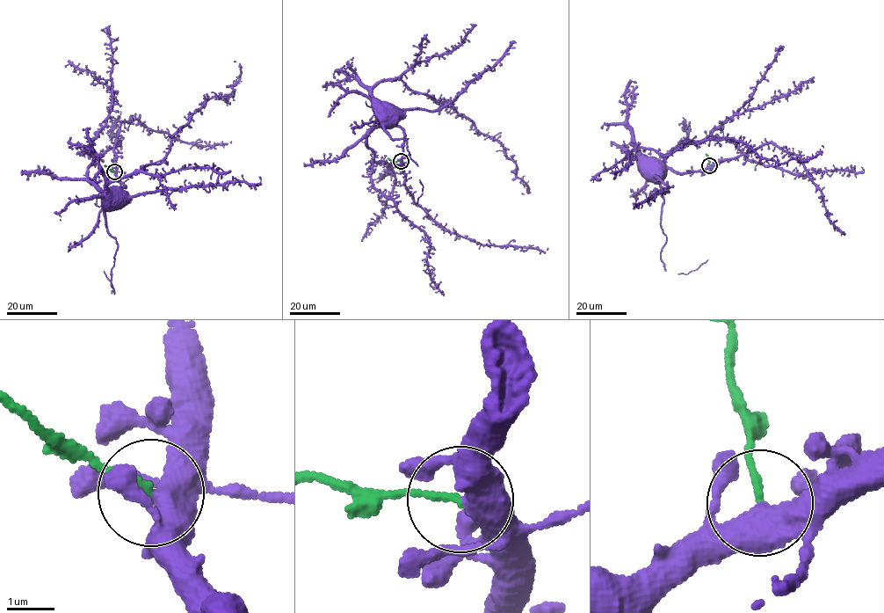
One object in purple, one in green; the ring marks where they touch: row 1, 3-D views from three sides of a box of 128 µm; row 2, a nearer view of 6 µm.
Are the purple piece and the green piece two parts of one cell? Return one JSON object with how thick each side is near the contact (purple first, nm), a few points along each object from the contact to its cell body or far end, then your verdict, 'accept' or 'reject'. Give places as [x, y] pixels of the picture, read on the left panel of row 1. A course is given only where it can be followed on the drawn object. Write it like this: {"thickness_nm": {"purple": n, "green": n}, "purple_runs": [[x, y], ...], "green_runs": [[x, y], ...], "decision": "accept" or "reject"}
{"thickness_nm": {"purple": 440, "green": 130}, "purple_runs": [[114, 171], [125, 187], [108, 190], [163, 161], [205, 100], [233, 96], [241, 72], [234, 61]], "green_runs": [[114, 171], [104, 165]], "decision": "reject"}

